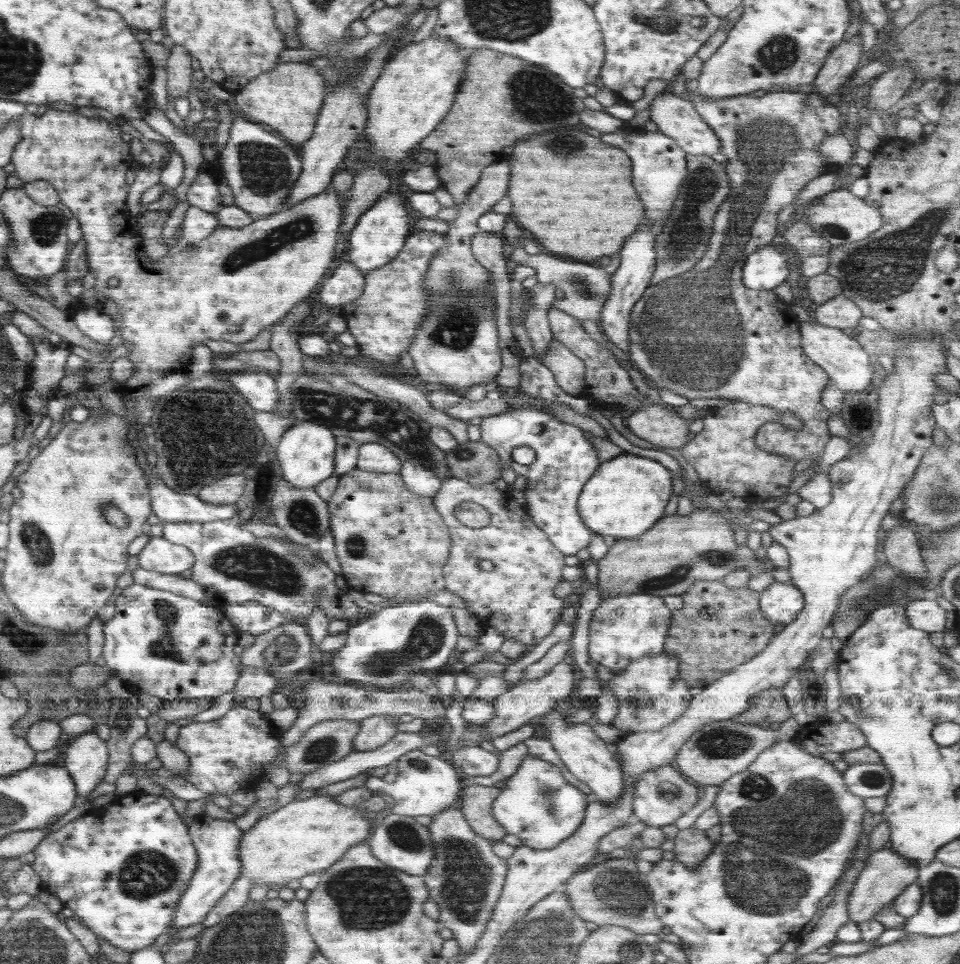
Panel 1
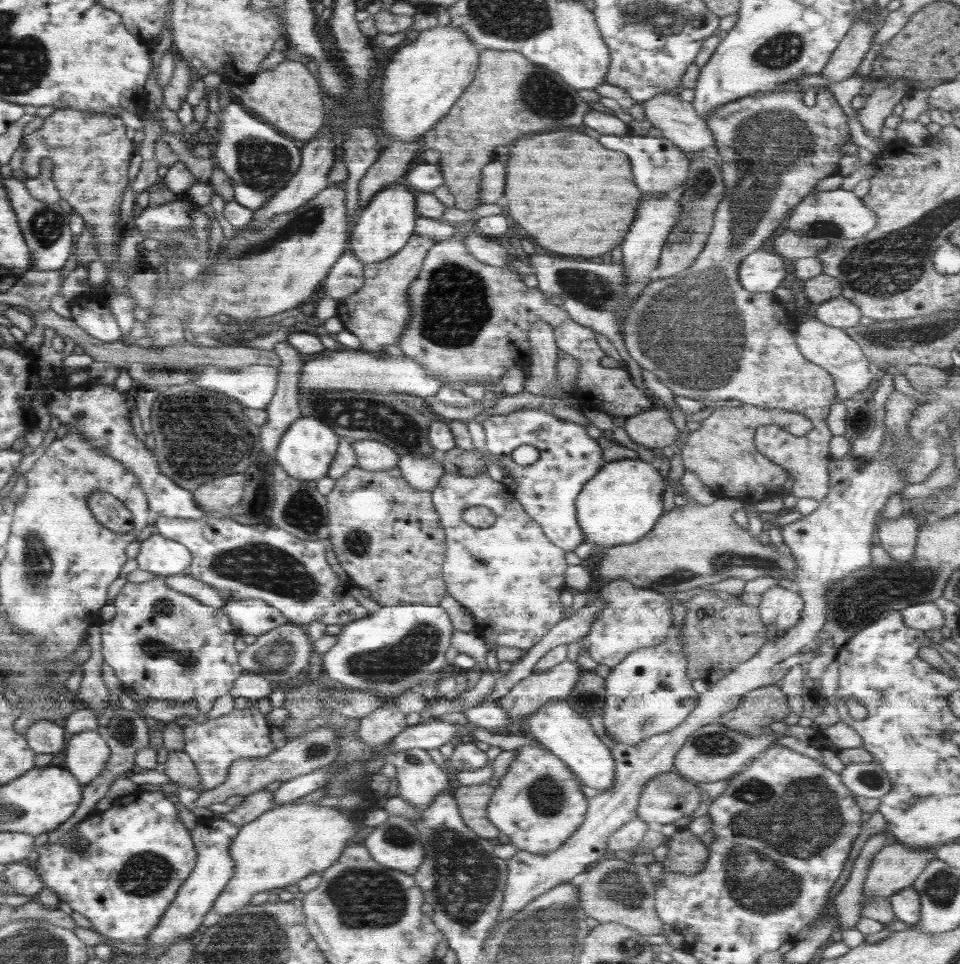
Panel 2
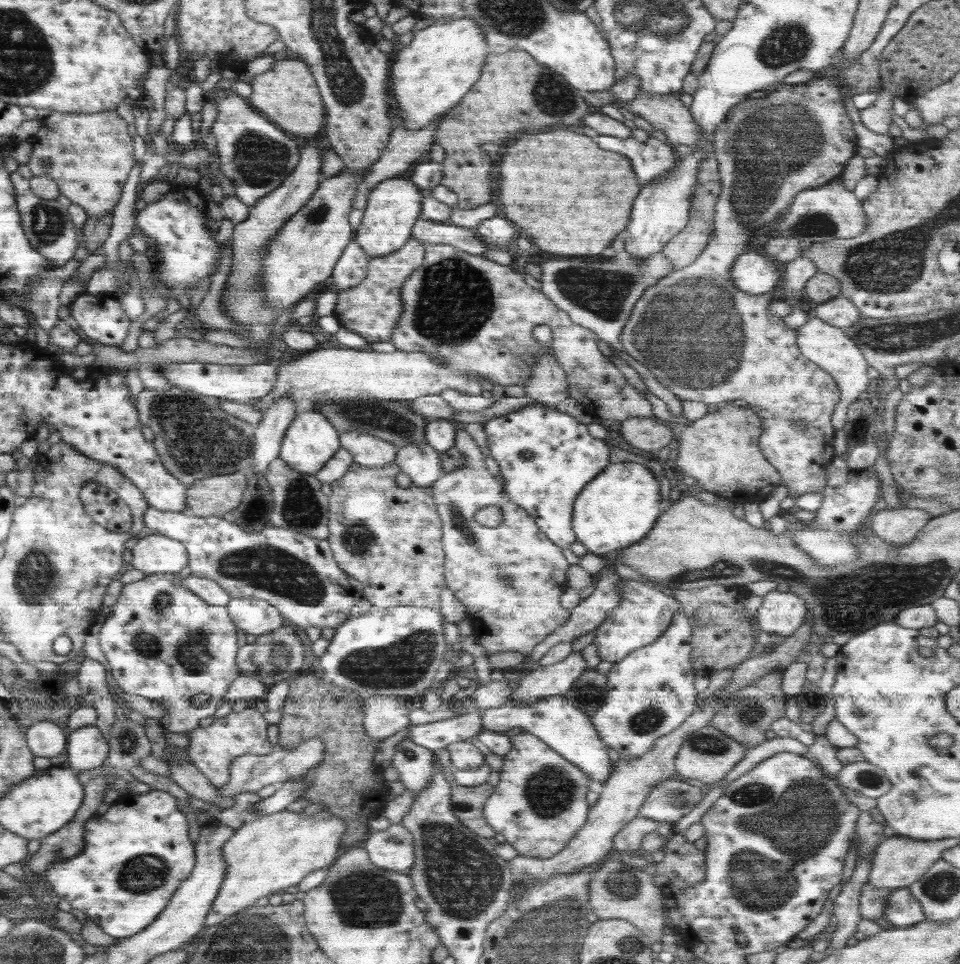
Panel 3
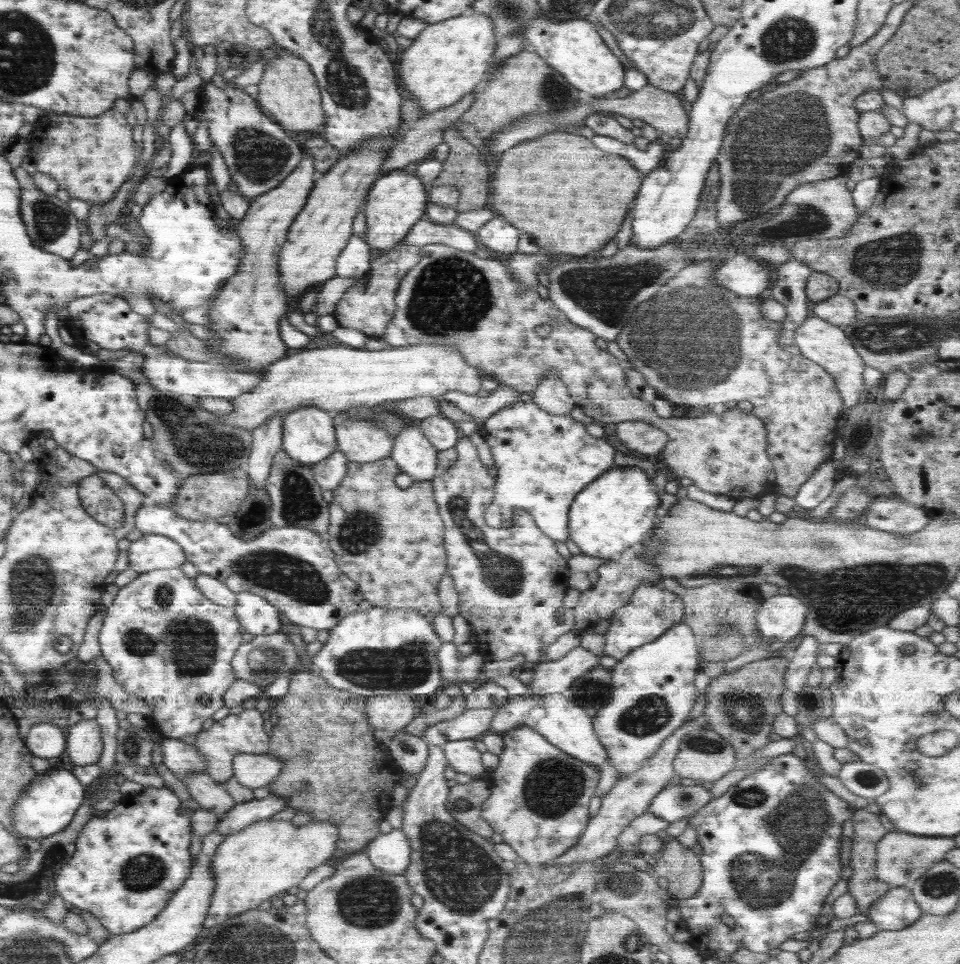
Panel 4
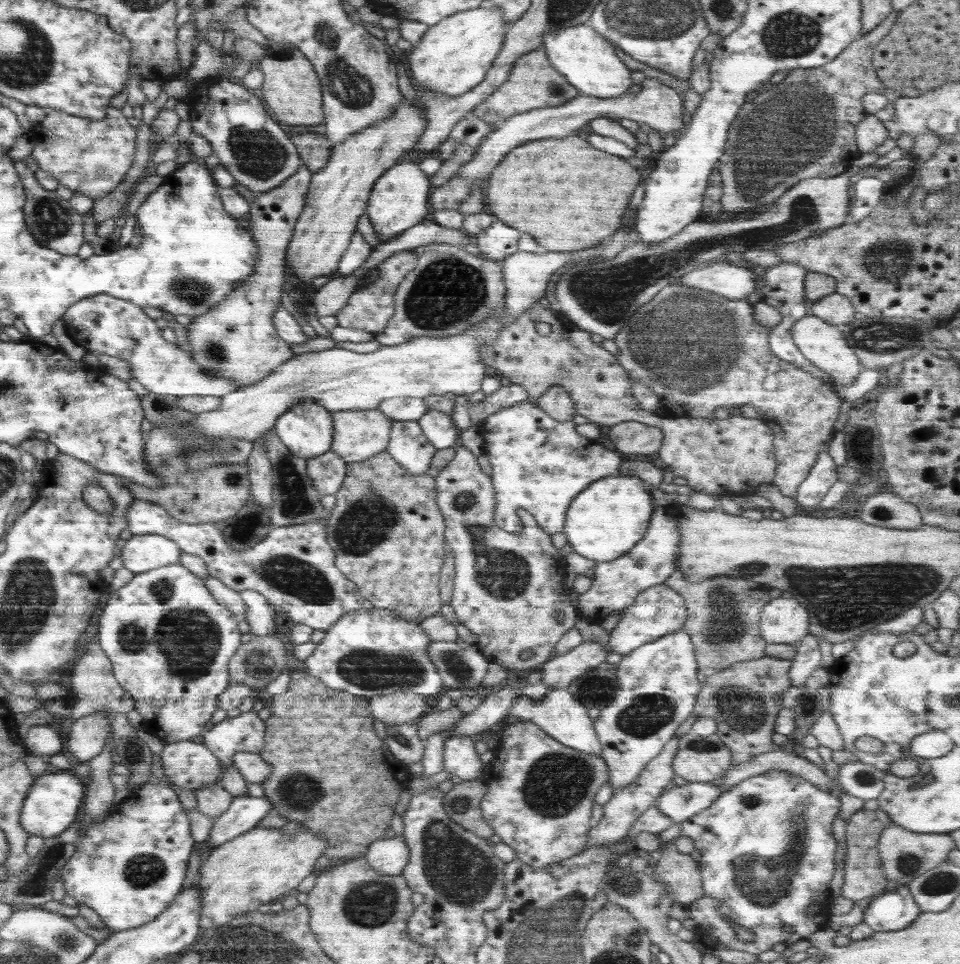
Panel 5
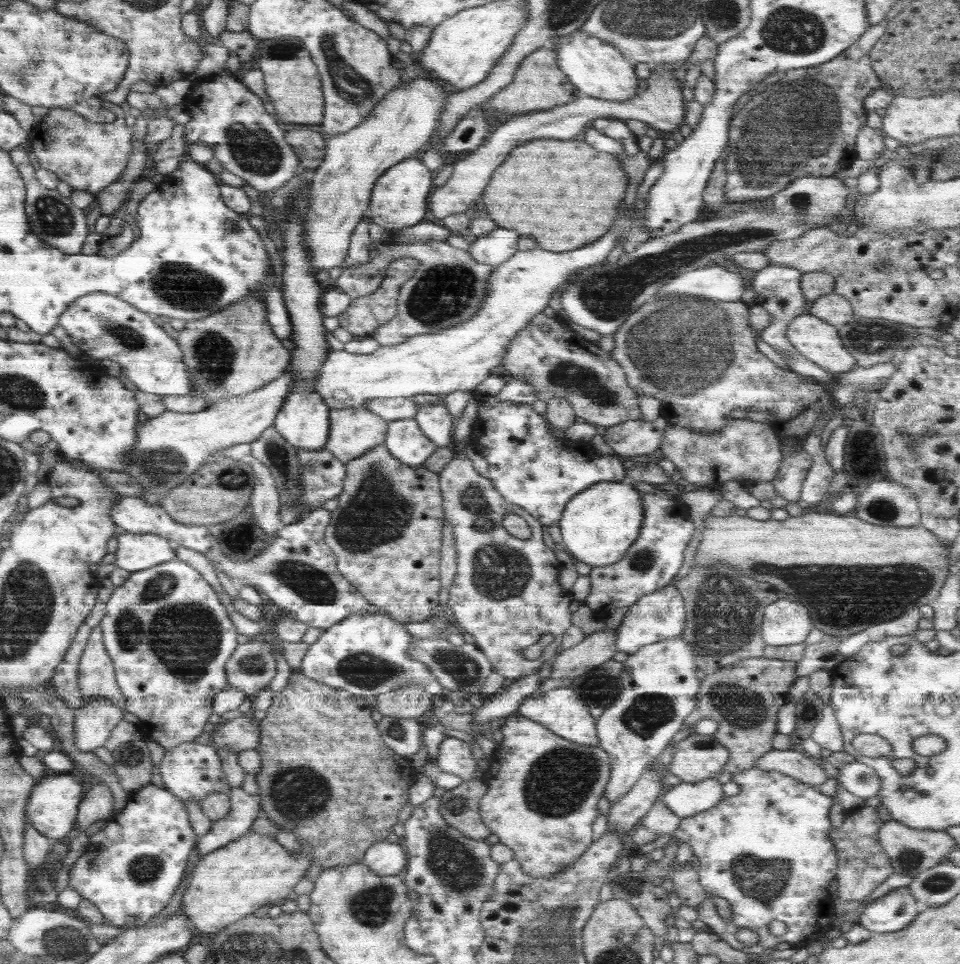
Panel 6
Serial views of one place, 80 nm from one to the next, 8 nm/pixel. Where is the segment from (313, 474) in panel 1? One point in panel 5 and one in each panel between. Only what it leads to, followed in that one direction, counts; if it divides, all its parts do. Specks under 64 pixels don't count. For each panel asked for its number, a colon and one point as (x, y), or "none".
2: (305, 452)
3: (310, 441)
4: (308, 434)
5: (306, 429)

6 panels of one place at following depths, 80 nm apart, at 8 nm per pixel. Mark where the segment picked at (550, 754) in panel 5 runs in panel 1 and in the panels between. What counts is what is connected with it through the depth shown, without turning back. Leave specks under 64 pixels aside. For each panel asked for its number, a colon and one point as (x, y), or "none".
1: (536, 804)
2: (539, 804)
3: (539, 804)
4: (539, 798)

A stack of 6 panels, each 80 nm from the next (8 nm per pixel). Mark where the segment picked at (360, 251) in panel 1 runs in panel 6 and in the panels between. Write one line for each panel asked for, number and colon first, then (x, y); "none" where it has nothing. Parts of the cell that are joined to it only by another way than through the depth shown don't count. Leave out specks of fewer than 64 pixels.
2: (387, 222)
3: (393, 206)
4: (396, 201)
5: (400, 198)
6: (399, 199)

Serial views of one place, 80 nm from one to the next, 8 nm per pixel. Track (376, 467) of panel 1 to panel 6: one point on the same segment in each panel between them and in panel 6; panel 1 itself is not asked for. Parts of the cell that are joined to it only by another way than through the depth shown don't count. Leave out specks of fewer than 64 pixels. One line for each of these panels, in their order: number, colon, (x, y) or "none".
2: (371, 455)
3: (365, 449)
4: (360, 440)
5: (357, 434)
6: (353, 431)

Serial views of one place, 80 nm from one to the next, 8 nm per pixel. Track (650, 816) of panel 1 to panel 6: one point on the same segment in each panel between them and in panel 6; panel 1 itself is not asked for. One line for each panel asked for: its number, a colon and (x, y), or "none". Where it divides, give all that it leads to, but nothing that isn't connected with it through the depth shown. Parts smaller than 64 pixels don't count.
2: (667, 797)
3: (671, 799)
4: (672, 803)
5: (680, 802)
6: (687, 799)

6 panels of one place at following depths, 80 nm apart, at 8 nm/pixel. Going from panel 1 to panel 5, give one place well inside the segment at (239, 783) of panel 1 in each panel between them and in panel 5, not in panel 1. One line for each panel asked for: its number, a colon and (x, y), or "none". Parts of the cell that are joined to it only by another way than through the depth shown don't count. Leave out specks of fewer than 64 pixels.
2: (213, 746)
3: (211, 749)
4: (246, 733)
5: (246, 732)

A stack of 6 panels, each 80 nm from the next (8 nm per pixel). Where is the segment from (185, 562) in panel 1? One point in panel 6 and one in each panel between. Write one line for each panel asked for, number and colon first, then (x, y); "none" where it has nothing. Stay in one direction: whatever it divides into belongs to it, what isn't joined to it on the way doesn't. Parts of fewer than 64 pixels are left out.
2: (162, 556)
3: (156, 553)
4: (150, 552)
5: (140, 553)
6: (135, 552)

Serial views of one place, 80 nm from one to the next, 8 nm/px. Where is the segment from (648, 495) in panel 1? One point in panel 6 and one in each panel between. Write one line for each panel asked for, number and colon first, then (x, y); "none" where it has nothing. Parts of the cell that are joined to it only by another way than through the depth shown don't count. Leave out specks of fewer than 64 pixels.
2: (621, 504)
3: (618, 507)
4: (620, 508)
5: (605, 520)
6: (599, 524)

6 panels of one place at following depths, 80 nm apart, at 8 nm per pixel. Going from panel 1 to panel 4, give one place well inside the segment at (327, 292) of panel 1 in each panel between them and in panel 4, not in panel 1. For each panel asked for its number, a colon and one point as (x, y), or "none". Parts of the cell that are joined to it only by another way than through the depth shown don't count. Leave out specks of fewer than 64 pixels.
2: (346, 276)
3: (351, 268)
4: (354, 262)

